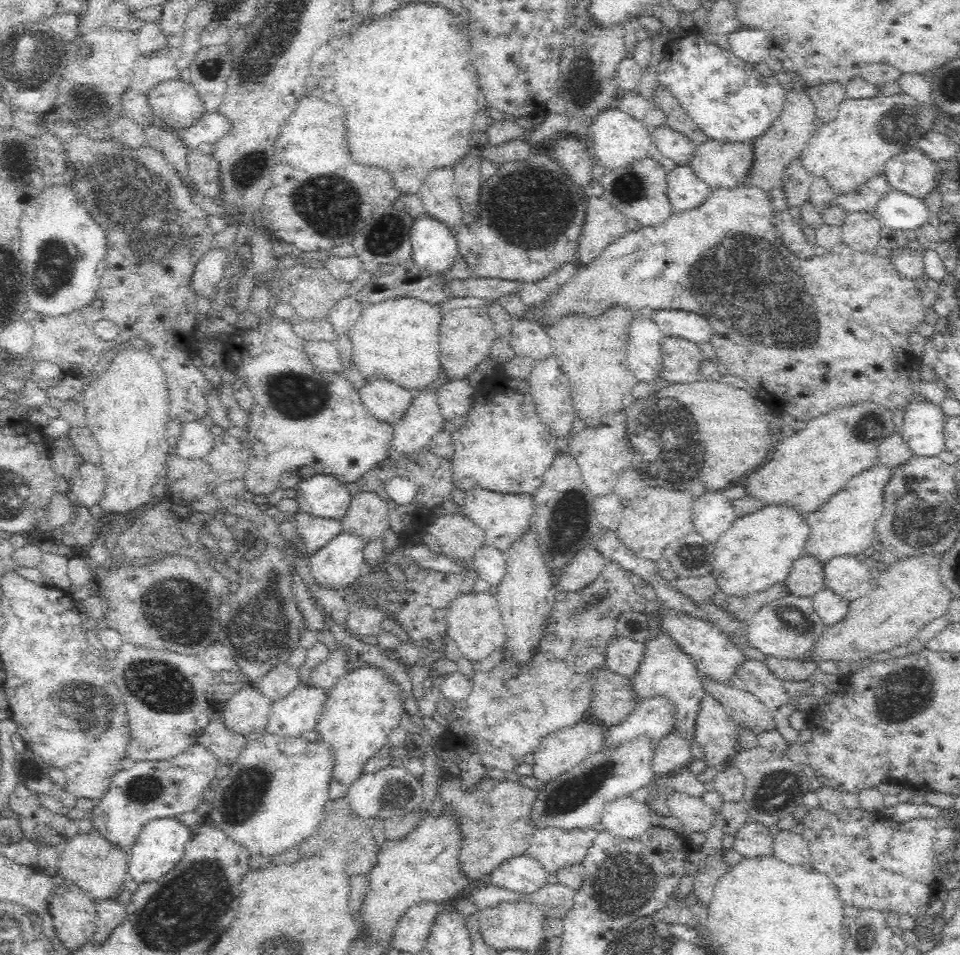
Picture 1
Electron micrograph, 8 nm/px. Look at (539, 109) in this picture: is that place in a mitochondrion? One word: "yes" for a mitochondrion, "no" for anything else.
no

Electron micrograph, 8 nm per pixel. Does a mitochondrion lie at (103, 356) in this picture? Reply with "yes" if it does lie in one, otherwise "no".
no

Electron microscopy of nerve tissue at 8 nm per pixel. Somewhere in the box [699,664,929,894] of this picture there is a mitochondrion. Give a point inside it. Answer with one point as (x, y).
(771, 792)

